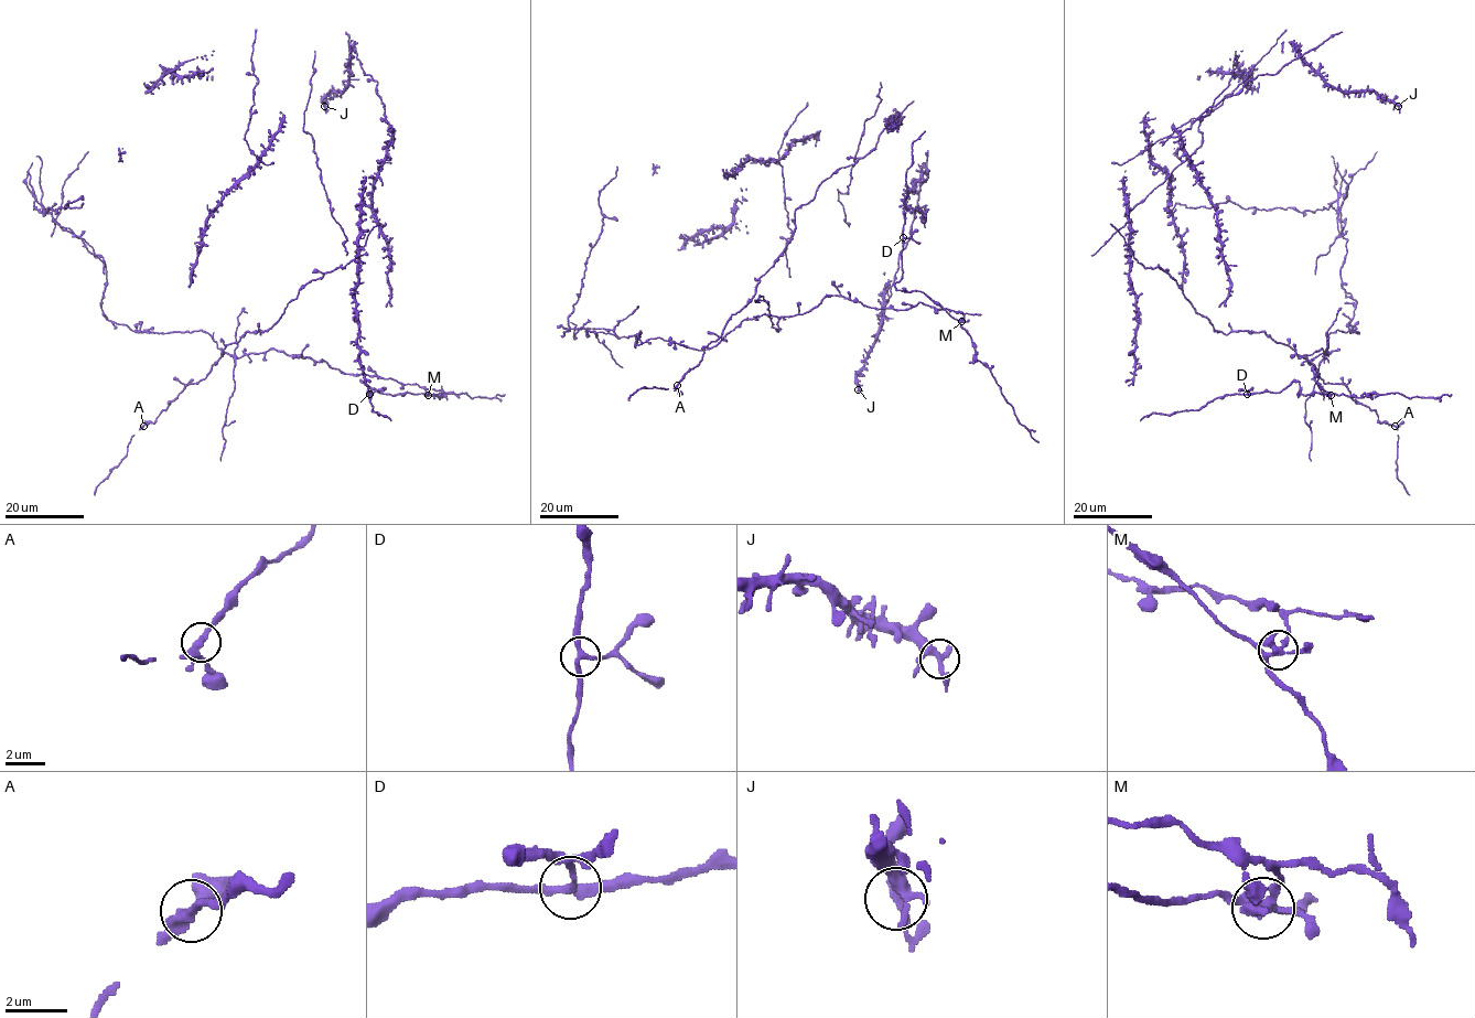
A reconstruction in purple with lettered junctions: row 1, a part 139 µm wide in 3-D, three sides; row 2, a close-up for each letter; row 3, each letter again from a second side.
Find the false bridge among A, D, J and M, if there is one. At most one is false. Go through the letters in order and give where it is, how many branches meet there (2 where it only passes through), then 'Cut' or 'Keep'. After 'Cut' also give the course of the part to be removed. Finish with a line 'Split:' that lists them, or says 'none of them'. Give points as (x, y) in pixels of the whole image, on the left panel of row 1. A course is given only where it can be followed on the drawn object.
A: Place: (143, 426). Branches: 4. Keep
D: Place: (369, 394). Branches: 3. Keep
J: Place: (324, 106). Branches: 4. Keep
M: Place: (428, 395). Branches: 4. Cut. Course of the part to remove: (428, 395), (270, 350), (229, 355), (200, 330), (112, 322), (100, 304), (106, 265), (33, 207), (83, 203)
Split: M

